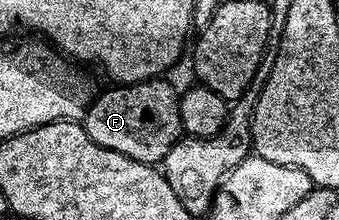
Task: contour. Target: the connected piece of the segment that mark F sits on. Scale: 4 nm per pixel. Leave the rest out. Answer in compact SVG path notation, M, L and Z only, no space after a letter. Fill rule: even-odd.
M166 78L142 80L136 84L115 85L89 103L82 123L92 141L116 153L126 154L143 164L157 165L181 139L179 93Z

